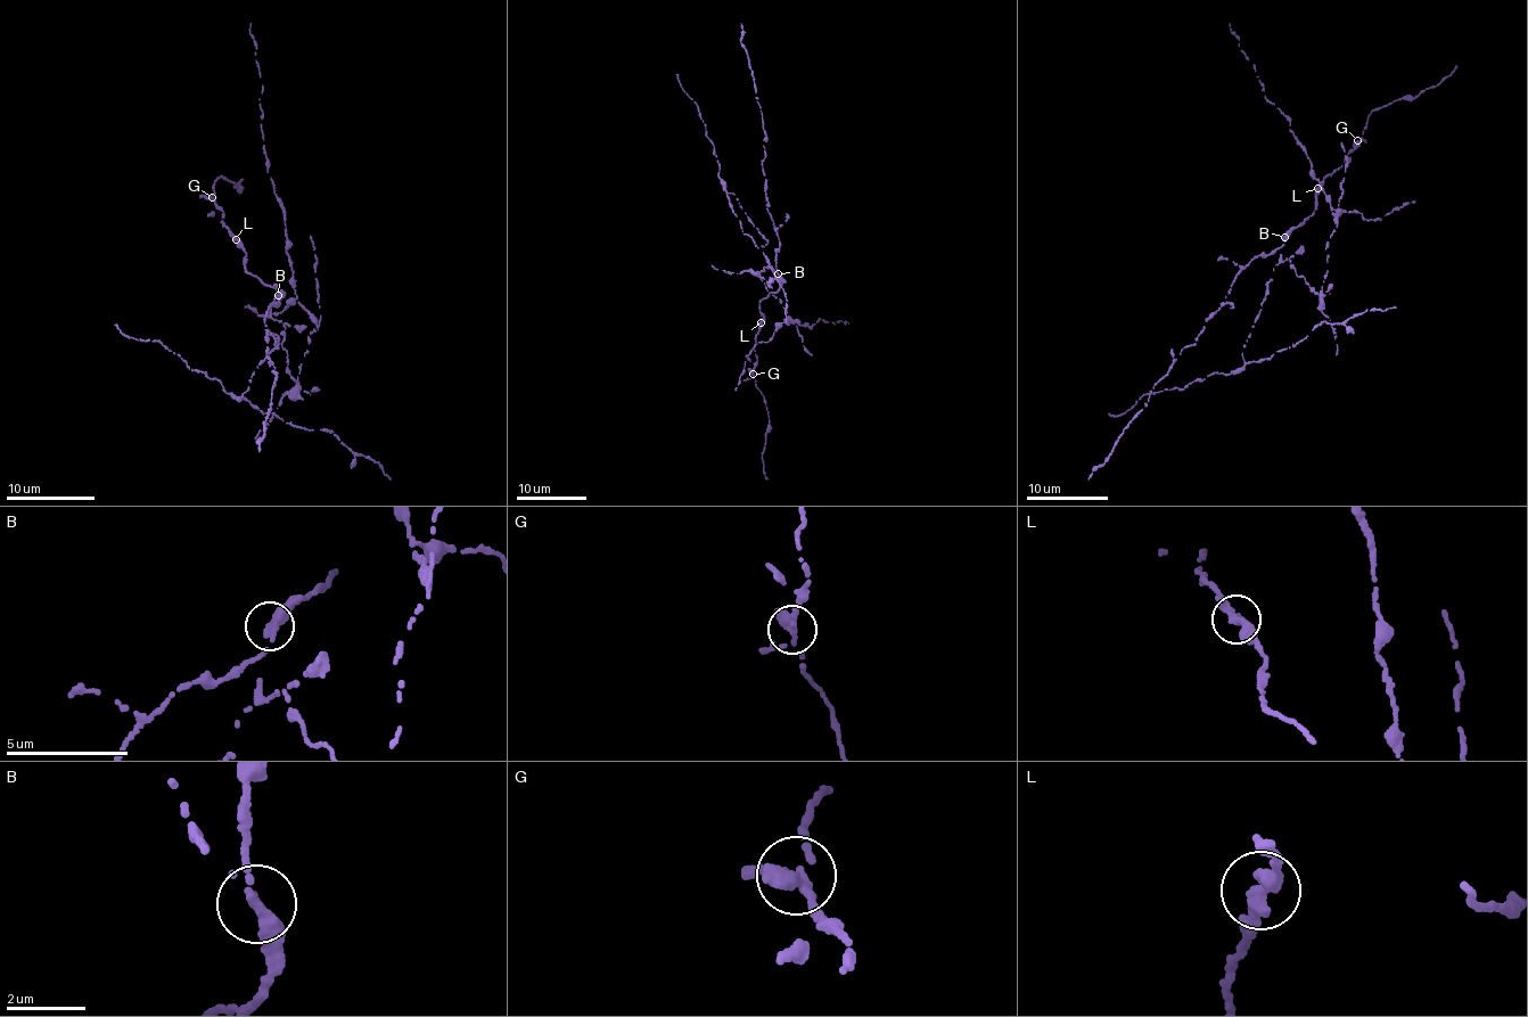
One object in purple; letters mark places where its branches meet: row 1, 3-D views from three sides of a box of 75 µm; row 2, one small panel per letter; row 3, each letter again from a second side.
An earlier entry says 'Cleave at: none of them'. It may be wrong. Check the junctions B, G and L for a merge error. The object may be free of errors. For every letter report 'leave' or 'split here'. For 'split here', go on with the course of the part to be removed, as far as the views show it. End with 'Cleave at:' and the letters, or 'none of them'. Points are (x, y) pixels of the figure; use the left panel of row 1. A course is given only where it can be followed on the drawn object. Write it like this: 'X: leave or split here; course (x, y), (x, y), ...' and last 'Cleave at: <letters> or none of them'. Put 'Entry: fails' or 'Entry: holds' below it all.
B: split here; course (278, 294), (270, 317), (286, 327), (296, 382), (318, 319), (294, 292), (285, 211), (267, 172), (251, 23)
G: leave
L: leave
Cleave at: B
Entry: fails

